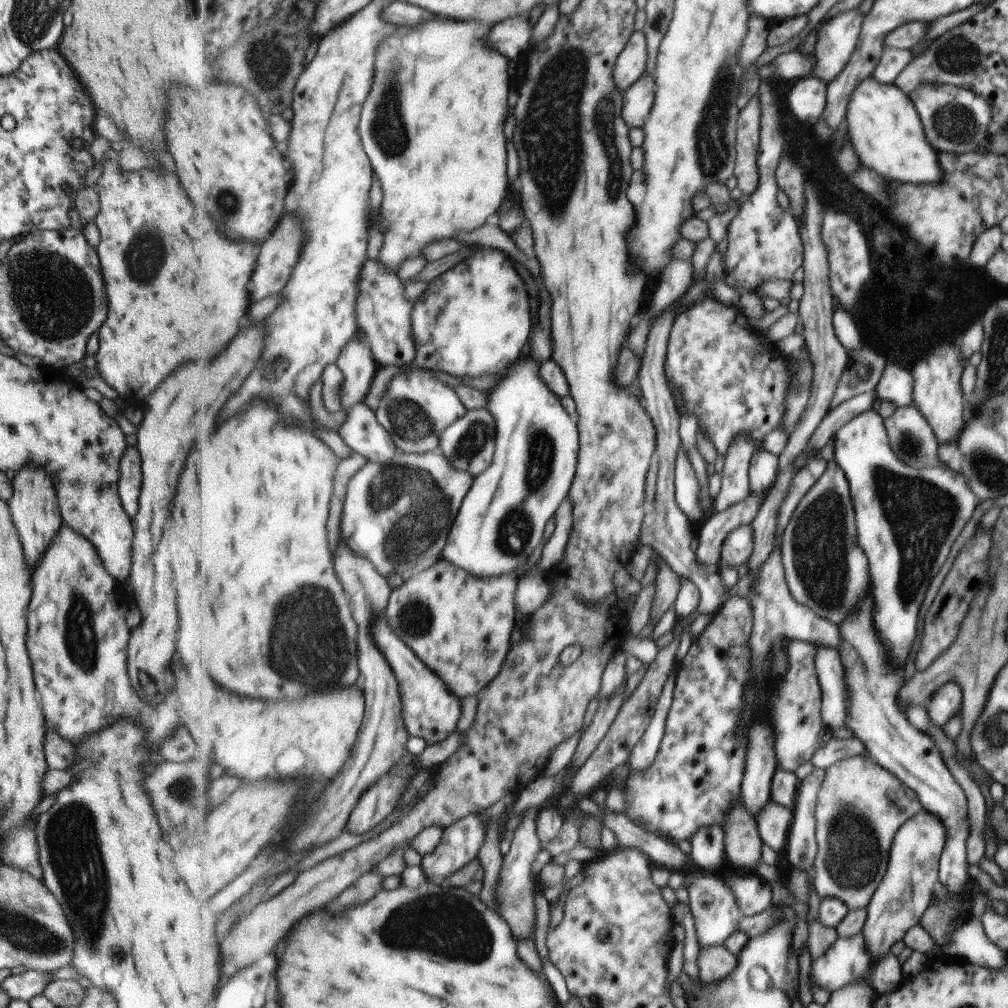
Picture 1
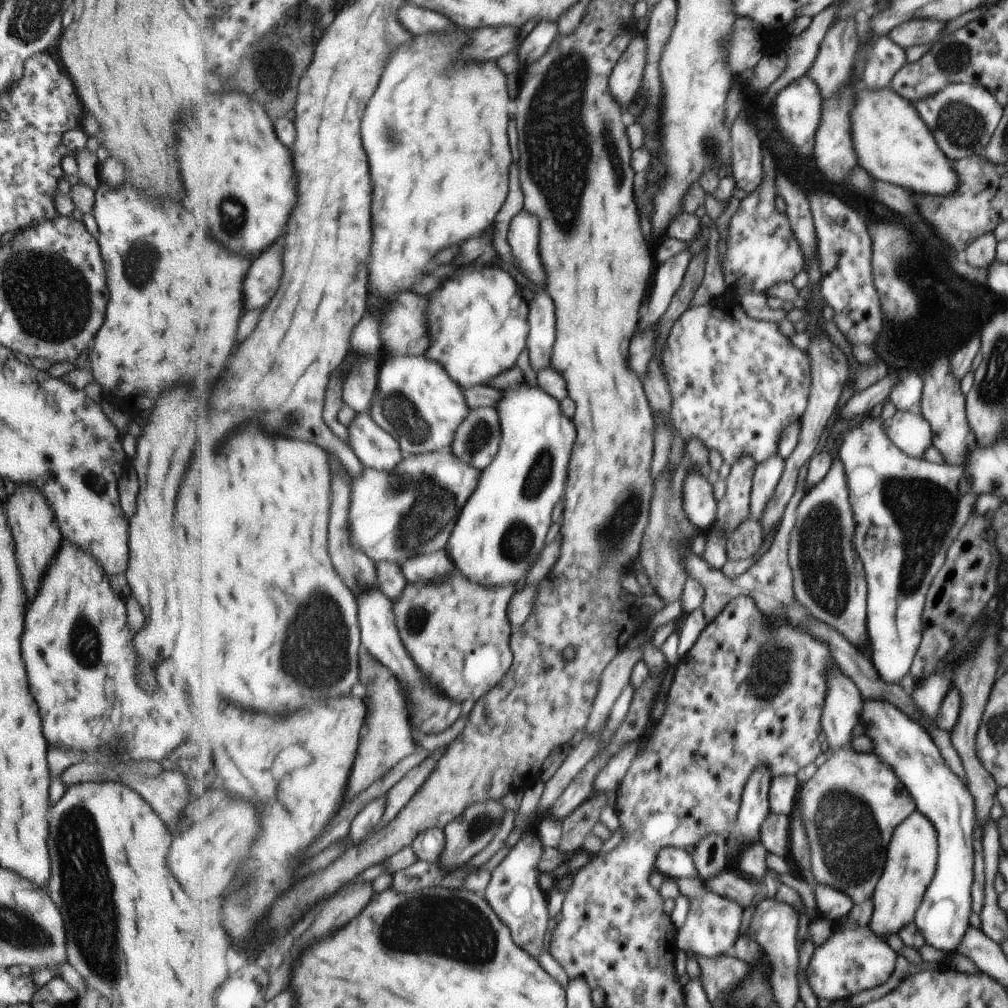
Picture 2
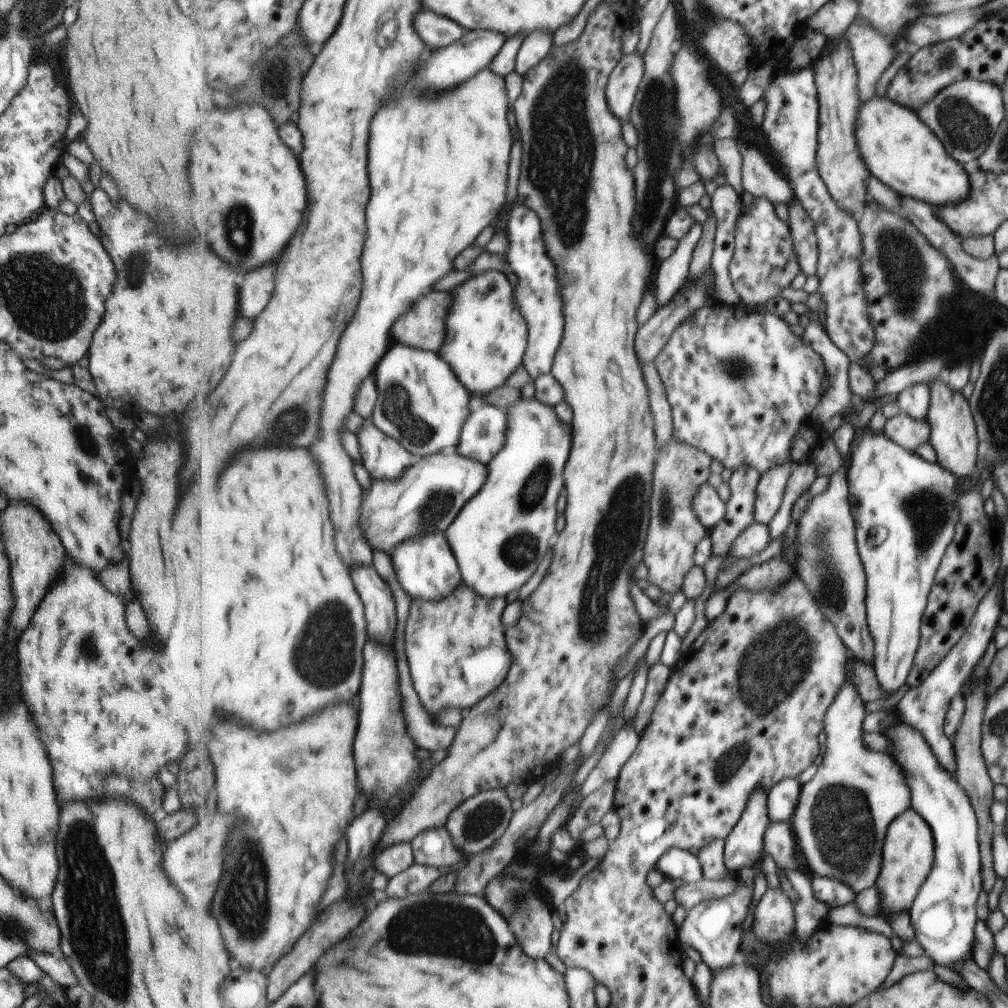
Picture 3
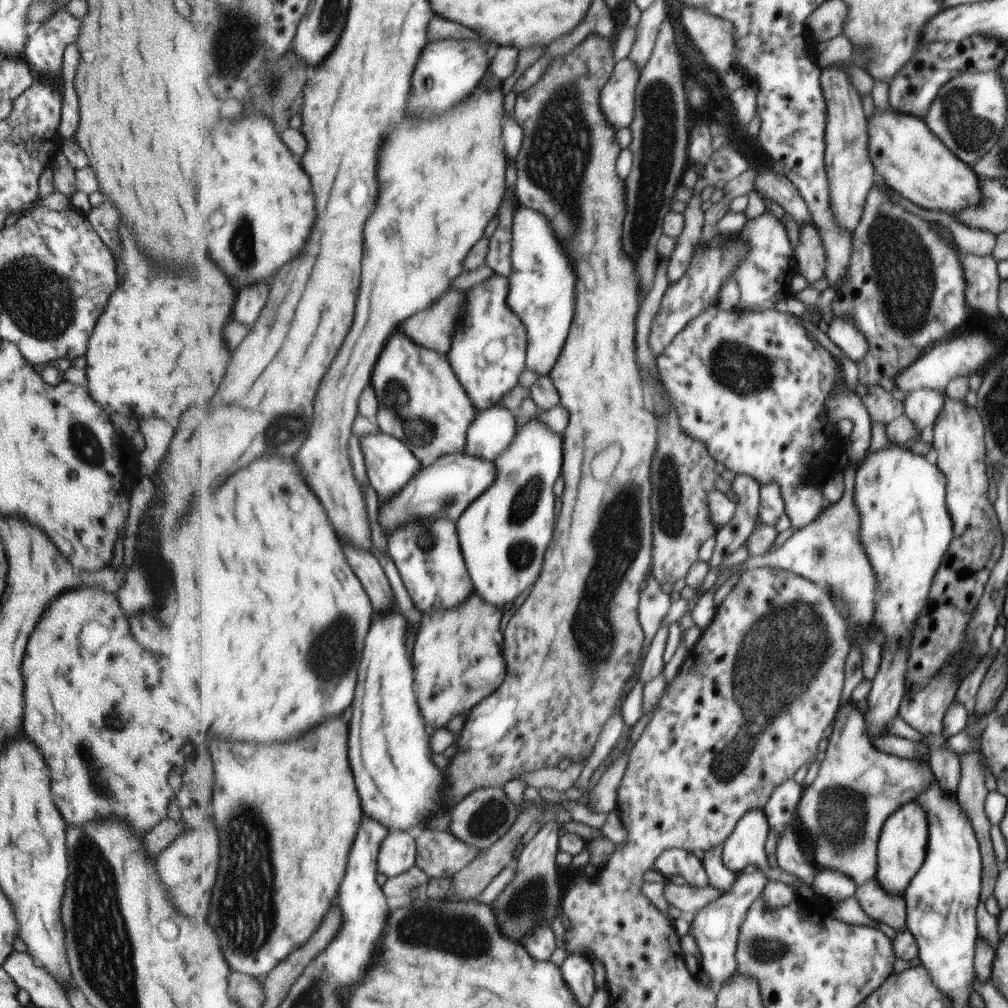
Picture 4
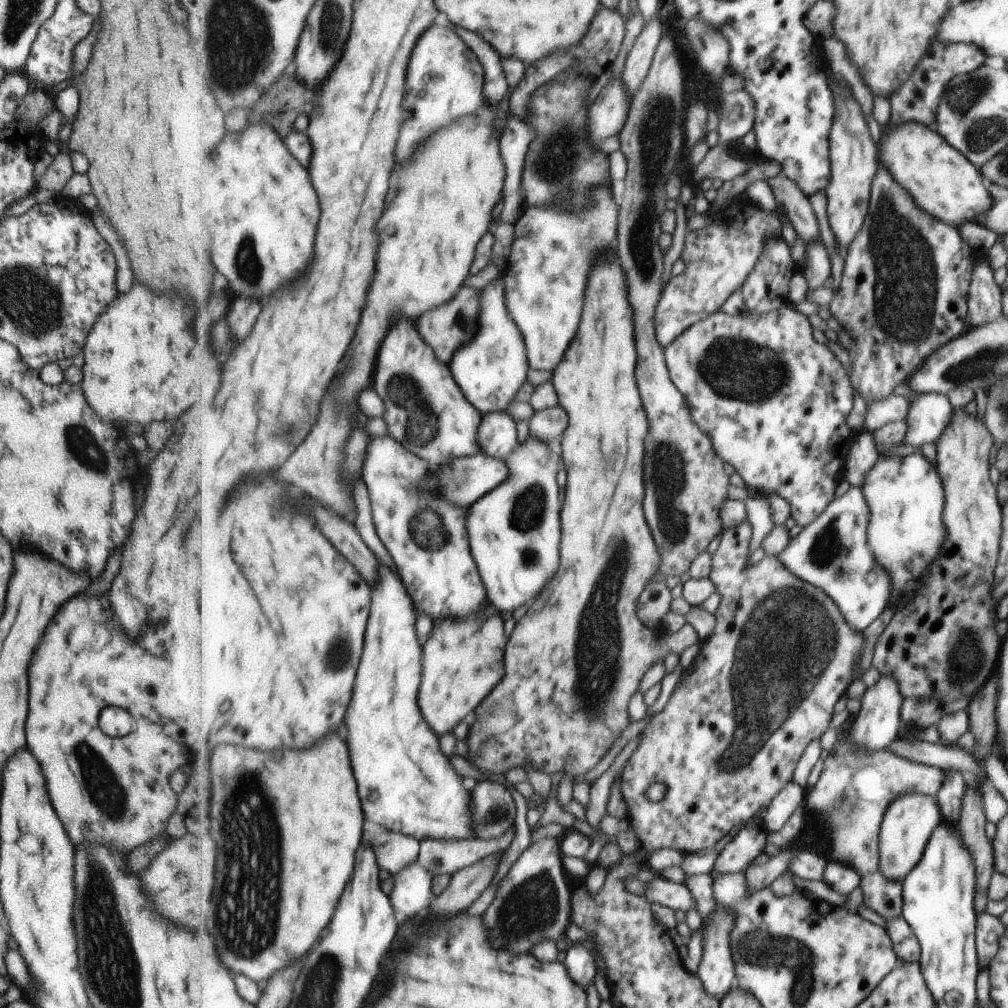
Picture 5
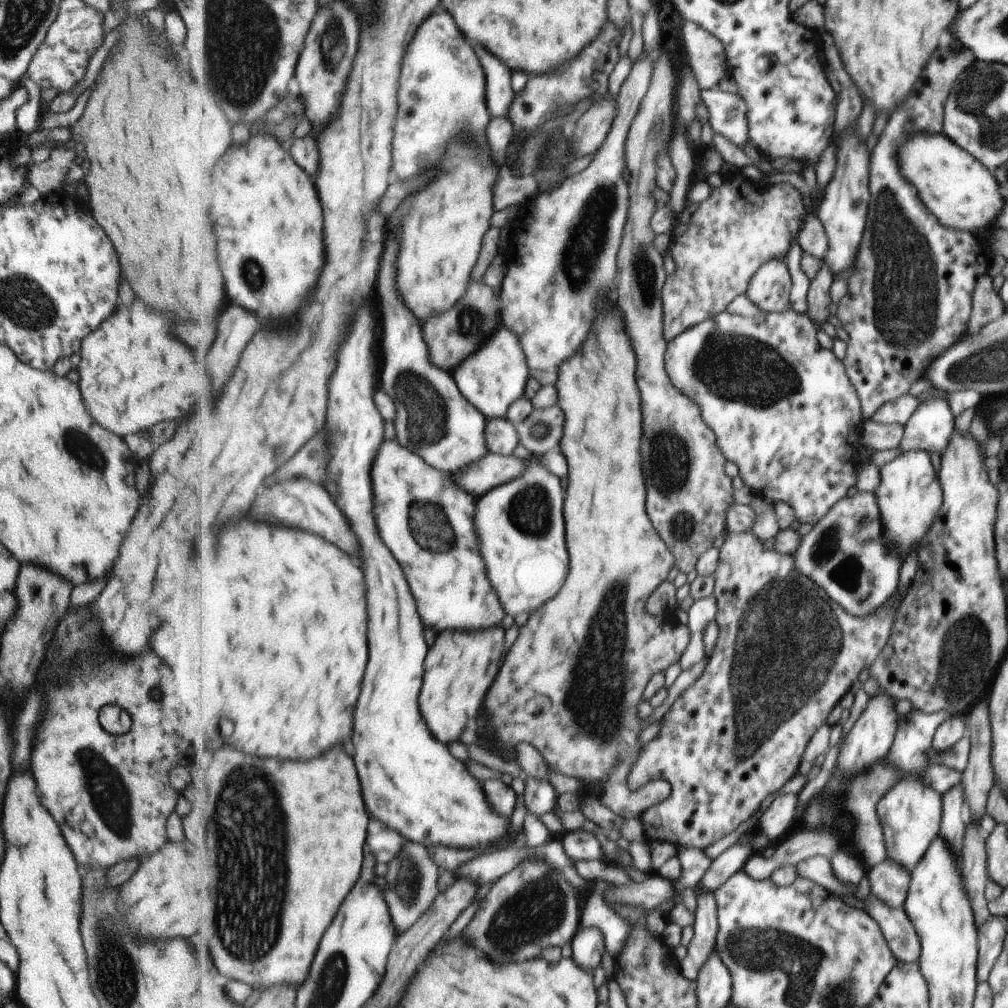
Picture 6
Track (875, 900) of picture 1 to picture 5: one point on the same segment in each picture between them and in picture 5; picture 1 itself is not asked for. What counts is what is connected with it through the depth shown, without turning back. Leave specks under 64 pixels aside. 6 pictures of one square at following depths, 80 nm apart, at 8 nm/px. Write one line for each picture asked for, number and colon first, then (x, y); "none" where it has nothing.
2: (911, 855)
3: (908, 851)
4: (903, 840)
5: (907, 825)

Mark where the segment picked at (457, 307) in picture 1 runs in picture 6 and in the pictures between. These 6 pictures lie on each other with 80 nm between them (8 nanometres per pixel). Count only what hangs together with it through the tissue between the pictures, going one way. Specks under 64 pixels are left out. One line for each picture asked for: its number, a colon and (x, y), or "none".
2: (480, 321)
3: (487, 337)
4: (490, 354)
5: (492, 368)
6: (494, 378)

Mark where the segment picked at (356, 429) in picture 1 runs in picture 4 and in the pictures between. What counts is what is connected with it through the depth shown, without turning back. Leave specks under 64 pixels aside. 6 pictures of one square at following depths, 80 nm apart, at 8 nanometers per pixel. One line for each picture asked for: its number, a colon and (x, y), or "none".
2: (374, 445)
3: (384, 456)
4: (391, 464)

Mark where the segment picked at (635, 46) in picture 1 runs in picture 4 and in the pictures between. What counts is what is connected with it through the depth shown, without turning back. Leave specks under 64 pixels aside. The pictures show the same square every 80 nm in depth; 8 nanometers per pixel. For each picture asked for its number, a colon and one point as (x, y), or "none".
2: (626, 81)
3: (623, 84)
4: (618, 100)

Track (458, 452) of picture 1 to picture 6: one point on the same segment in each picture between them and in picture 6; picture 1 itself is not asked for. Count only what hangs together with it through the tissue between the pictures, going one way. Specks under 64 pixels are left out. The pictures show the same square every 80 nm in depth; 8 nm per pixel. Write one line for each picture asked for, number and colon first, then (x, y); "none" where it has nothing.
2: (477, 442)
3: (484, 435)
4: (491, 434)
5: (498, 437)
6: (503, 437)

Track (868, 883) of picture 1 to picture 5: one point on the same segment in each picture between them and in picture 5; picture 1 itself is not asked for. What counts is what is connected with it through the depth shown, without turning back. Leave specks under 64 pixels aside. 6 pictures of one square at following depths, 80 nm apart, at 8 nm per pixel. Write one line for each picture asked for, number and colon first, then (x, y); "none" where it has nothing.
2: (849, 835)
3: (844, 810)
4: (857, 787)
5: (855, 788)

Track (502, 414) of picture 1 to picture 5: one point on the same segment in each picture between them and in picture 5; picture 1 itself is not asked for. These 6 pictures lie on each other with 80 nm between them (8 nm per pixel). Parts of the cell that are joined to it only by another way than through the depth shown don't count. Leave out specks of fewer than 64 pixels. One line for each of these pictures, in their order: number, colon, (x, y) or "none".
2: (501, 531)
3: (502, 534)
4: (507, 533)
5: (515, 531)

